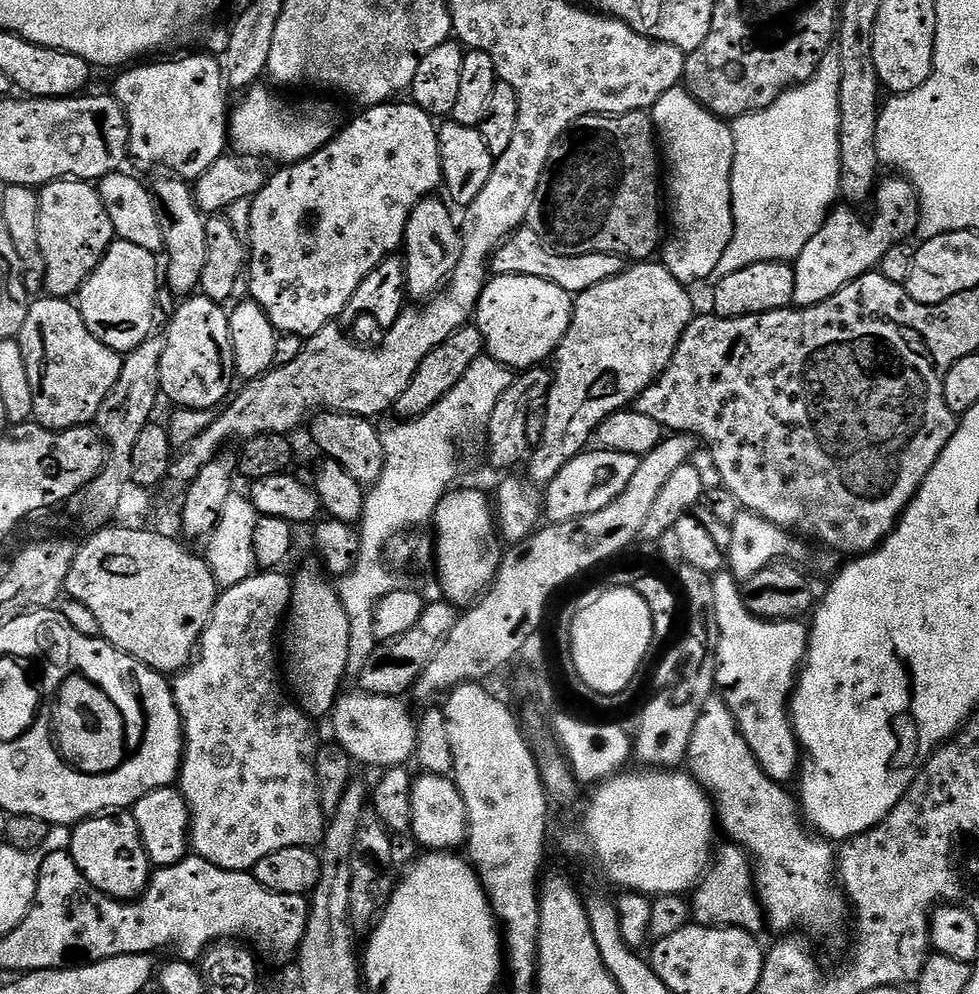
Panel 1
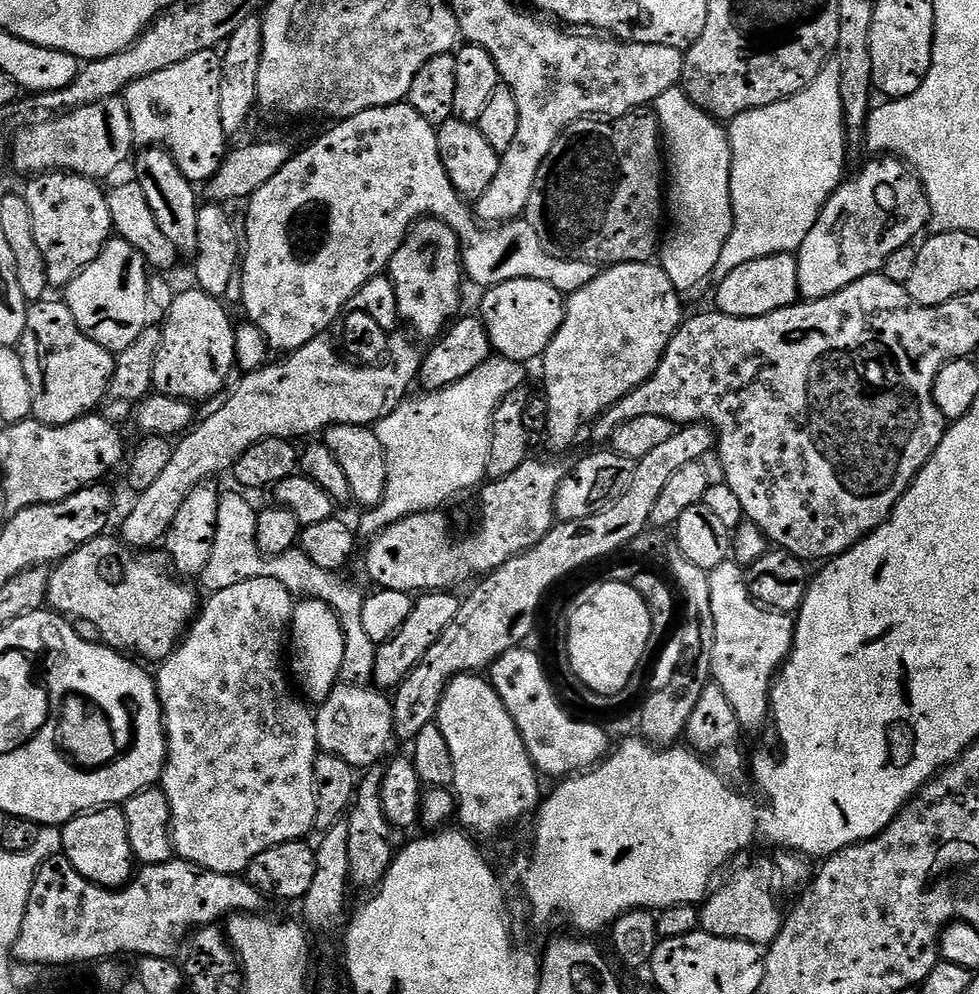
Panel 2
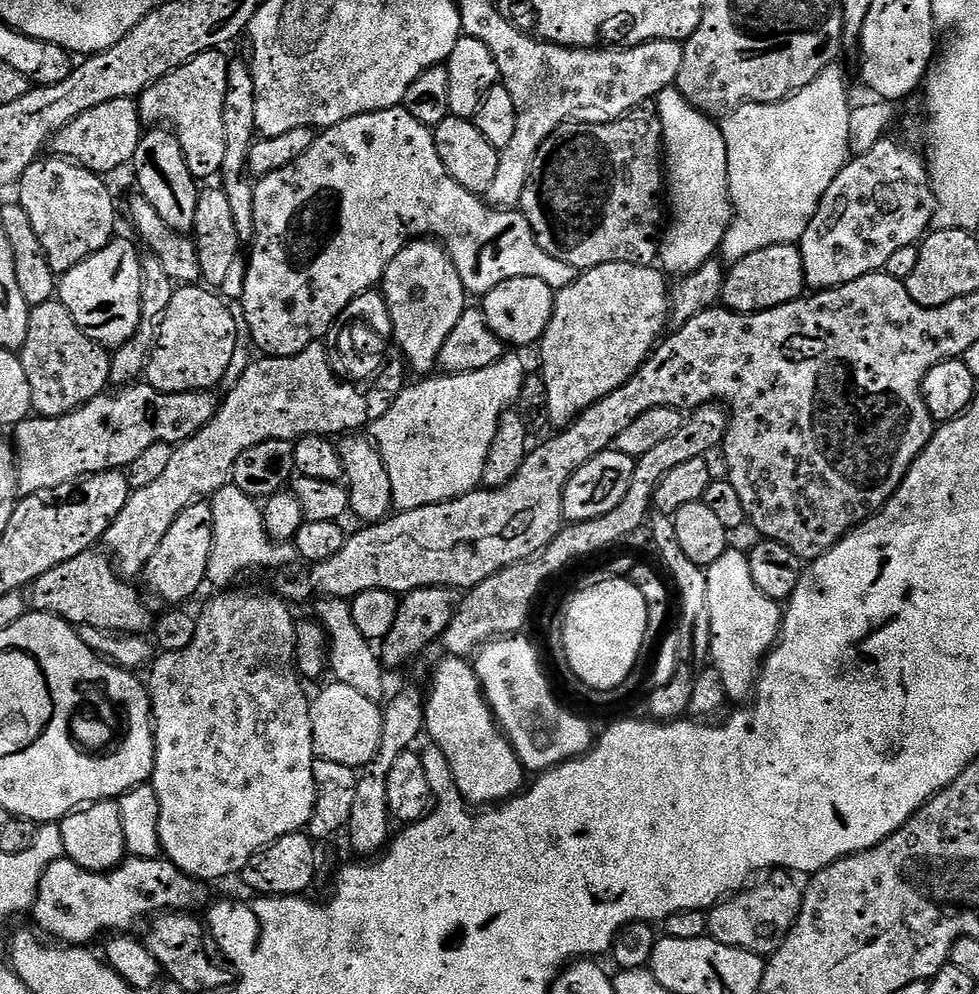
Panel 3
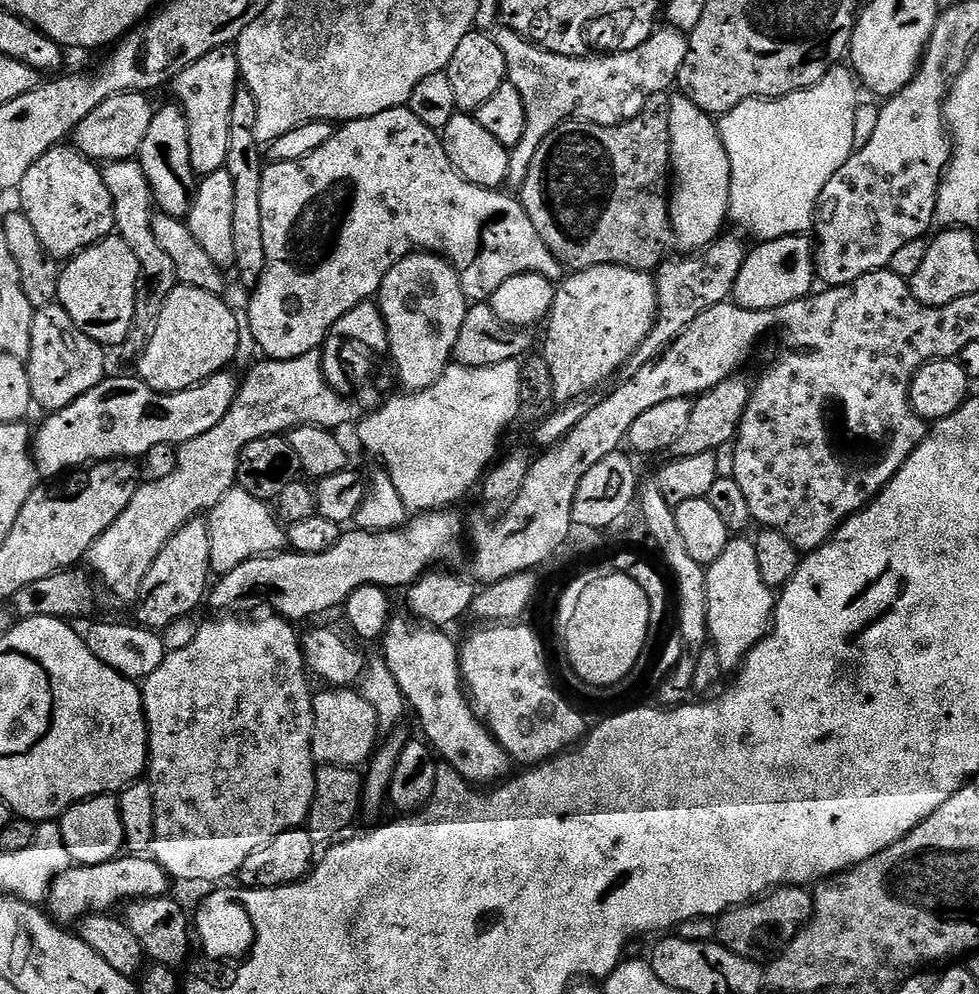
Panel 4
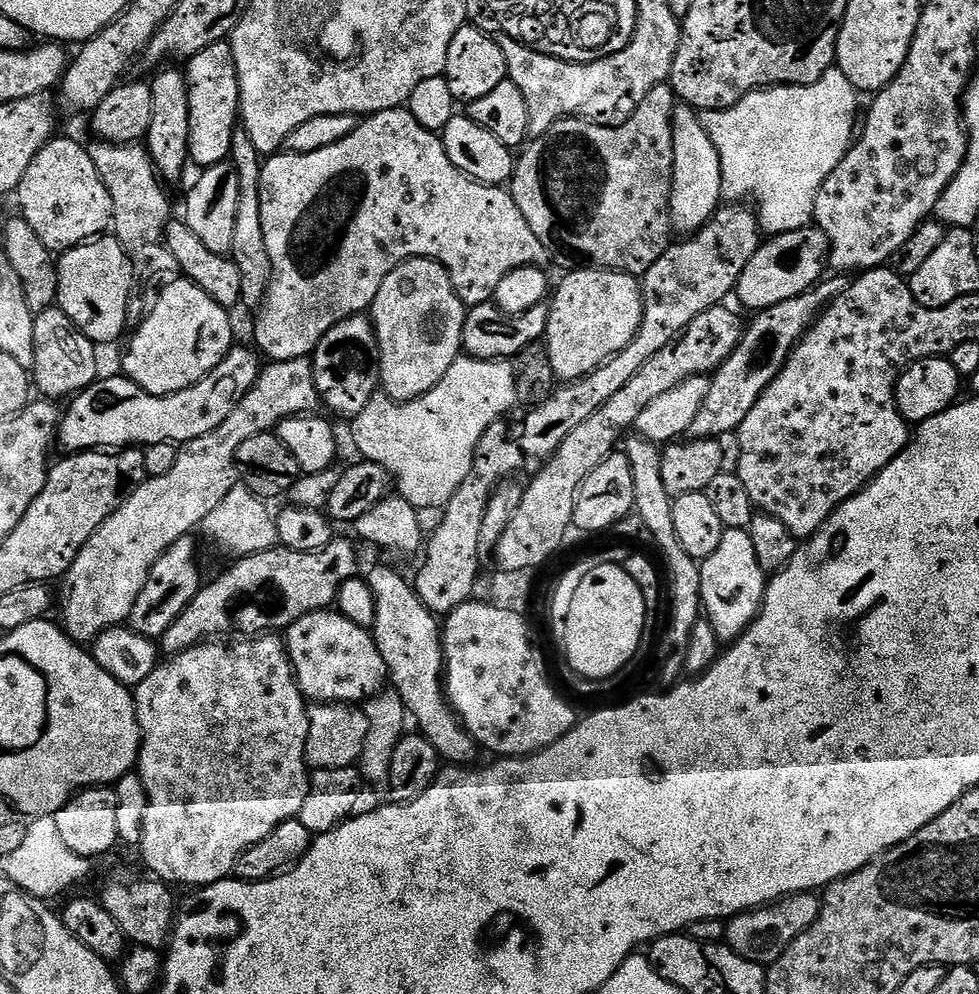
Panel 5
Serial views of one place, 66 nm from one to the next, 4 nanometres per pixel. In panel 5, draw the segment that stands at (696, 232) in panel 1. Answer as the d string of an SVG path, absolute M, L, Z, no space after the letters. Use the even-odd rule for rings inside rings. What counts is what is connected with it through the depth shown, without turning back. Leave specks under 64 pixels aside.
M677 107L672 119L674 166L672 167L672 226L677 233L693 234L711 220L722 204L722 164L697 109Z

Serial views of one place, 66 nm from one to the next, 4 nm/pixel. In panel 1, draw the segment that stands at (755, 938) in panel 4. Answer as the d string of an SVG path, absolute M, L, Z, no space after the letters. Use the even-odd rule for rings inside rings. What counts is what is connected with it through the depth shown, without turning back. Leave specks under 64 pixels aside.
M724 842L715 849L710 867L690 896L692 920L707 928L741 928L753 934L765 931L766 917L756 894L752 857L738 844Z

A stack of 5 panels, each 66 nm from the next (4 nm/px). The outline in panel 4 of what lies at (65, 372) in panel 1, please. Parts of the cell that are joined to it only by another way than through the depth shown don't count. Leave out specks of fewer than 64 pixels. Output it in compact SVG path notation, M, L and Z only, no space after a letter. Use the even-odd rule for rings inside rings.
M59 302L35 309L30 326L30 354L26 361L33 405L51 414L82 398L86 390L94 390L94 386L106 378L104 352L101 344L94 342L94 338L86 338L86 334L74 326L74 318L66 314Z

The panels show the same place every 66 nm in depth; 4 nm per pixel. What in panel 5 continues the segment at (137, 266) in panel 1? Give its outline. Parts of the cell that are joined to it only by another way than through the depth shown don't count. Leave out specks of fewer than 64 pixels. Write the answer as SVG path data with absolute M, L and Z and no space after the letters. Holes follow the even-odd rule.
M105 234L63 253L56 265L56 282L56 304L67 314L70 322L74 322L74 326L78 326L78 330L82 330L82 334L86 334L86 338L92 340L93 344L103 346L103 344L110 343L111 340L118 339L123 334L124 327L130 324L128 299L132 296L134 277L130 258L126 258L126 250L122 250L115 235Z

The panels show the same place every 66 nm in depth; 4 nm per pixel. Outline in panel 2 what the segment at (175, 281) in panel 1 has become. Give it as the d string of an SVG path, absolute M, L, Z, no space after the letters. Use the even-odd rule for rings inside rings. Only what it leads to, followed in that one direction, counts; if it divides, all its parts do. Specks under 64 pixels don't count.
M163 146L145 148L135 157L135 179L146 194L146 202L150 202L150 210L154 210L154 218L158 222L162 234L174 242L174 246L182 254L194 254L198 250L198 213L201 205L196 204L196 192L191 180L188 180L179 169L168 149Z

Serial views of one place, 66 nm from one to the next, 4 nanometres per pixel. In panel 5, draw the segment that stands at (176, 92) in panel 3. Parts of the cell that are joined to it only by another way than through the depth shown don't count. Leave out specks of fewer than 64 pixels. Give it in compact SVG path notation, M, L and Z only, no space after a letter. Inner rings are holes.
M228 40L218 42L214 46L206 46L206 50L202 50L197 56L192 57L186 64L186 75L188 77L188 93L190 94L190 142L188 143L188 155L193 165L197 164L197 169L203 170L214 166L215 164L223 164L231 157L232 139L238 131L238 117L240 114L240 87L238 86L238 70L234 66L234 50Z

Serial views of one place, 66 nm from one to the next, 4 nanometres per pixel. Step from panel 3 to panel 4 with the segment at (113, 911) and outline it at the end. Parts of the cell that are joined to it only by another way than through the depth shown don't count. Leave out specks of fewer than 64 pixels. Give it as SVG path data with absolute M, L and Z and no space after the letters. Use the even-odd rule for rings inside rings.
M121 854L98 866L81 864L58 874L48 891L46 908L53 920L64 926L72 926L83 916L95 912L108 914L116 910L116 907L119 909L125 902L169 895L168 884L169 874L156 860L144 854Z

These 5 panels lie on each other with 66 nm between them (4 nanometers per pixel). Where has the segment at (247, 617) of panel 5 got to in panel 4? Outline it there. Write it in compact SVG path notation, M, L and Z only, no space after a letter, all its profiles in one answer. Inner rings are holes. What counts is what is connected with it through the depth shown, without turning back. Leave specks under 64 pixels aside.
M424 510L398 528L388 532L345 531L330 550L322 554L302 554L283 550L275 555L252 557L228 573L221 575L210 588L210 604L217 608L217 613L248 614L256 603L265 604L265 609L275 615L283 616L289 622L308 620L311 616L320 616L331 608L339 609L358 586L373 584L389 590L407 589L409 584L423 576L433 566L444 566L460 552L460 516L456 510Z

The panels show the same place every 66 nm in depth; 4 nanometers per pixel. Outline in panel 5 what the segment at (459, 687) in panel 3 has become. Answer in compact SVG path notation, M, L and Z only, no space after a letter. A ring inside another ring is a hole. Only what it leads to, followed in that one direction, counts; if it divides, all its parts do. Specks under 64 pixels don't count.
M372 568L363 573L363 580L374 594L374 622L371 626L372 637L376 640L378 654L382 654L382 662L388 671L387 683L391 691L396 692L404 703L405 713L416 719L419 735L424 736L438 750L445 761L456 766L468 766L478 753L478 745L463 724L452 711L451 704L444 691L444 641L442 639L442 624L437 613L431 612L418 598L415 587L400 572L392 568Z

